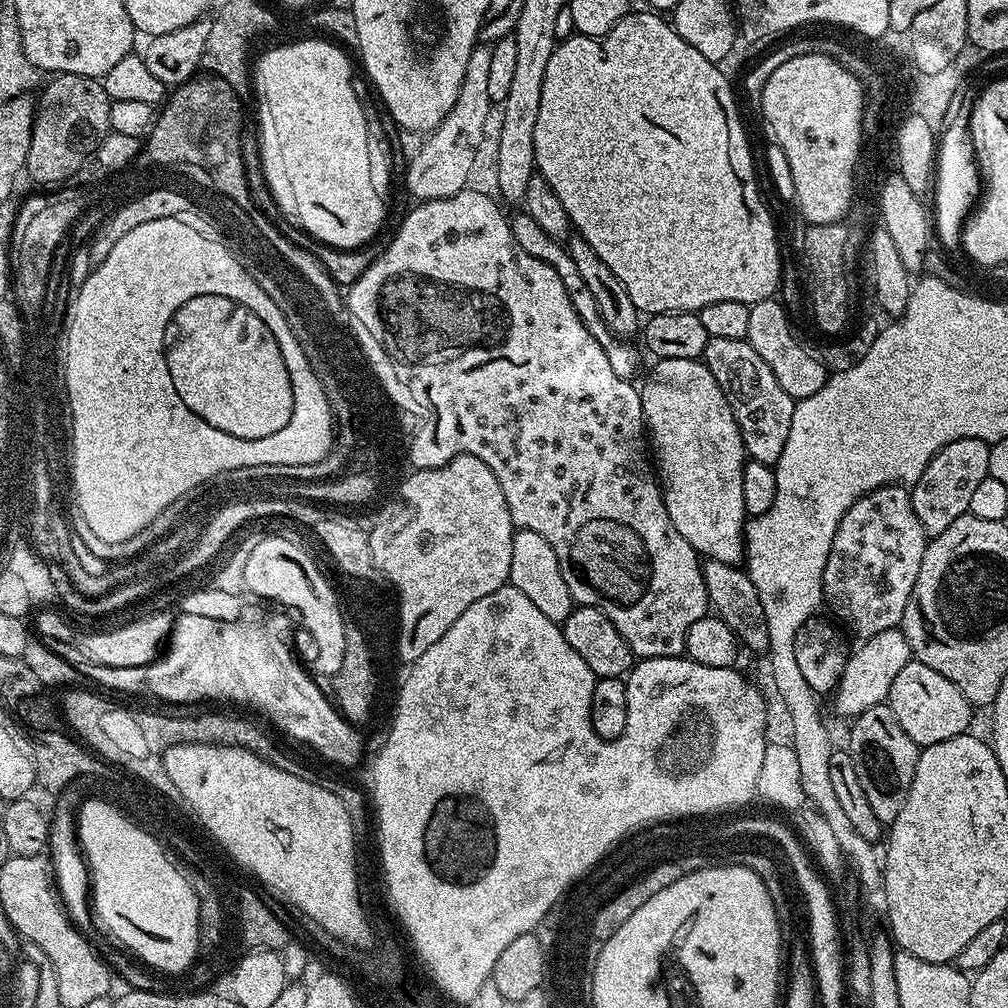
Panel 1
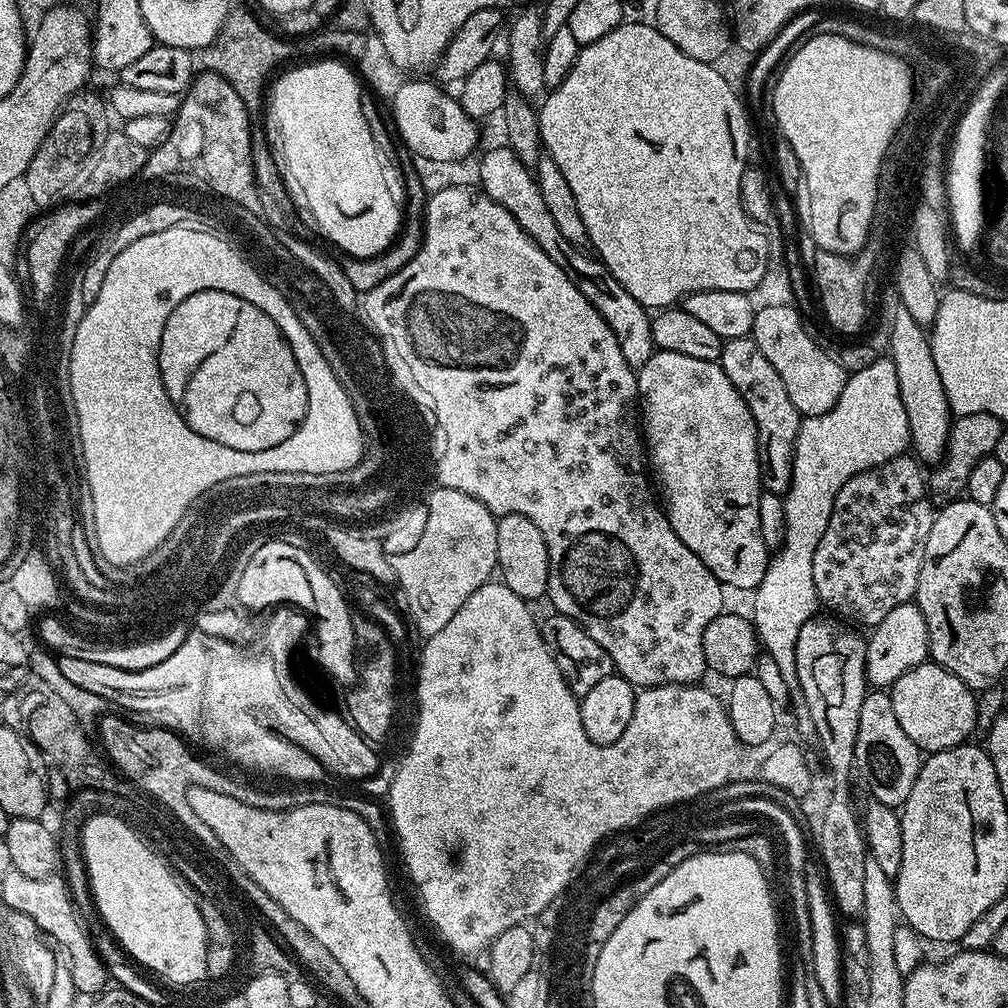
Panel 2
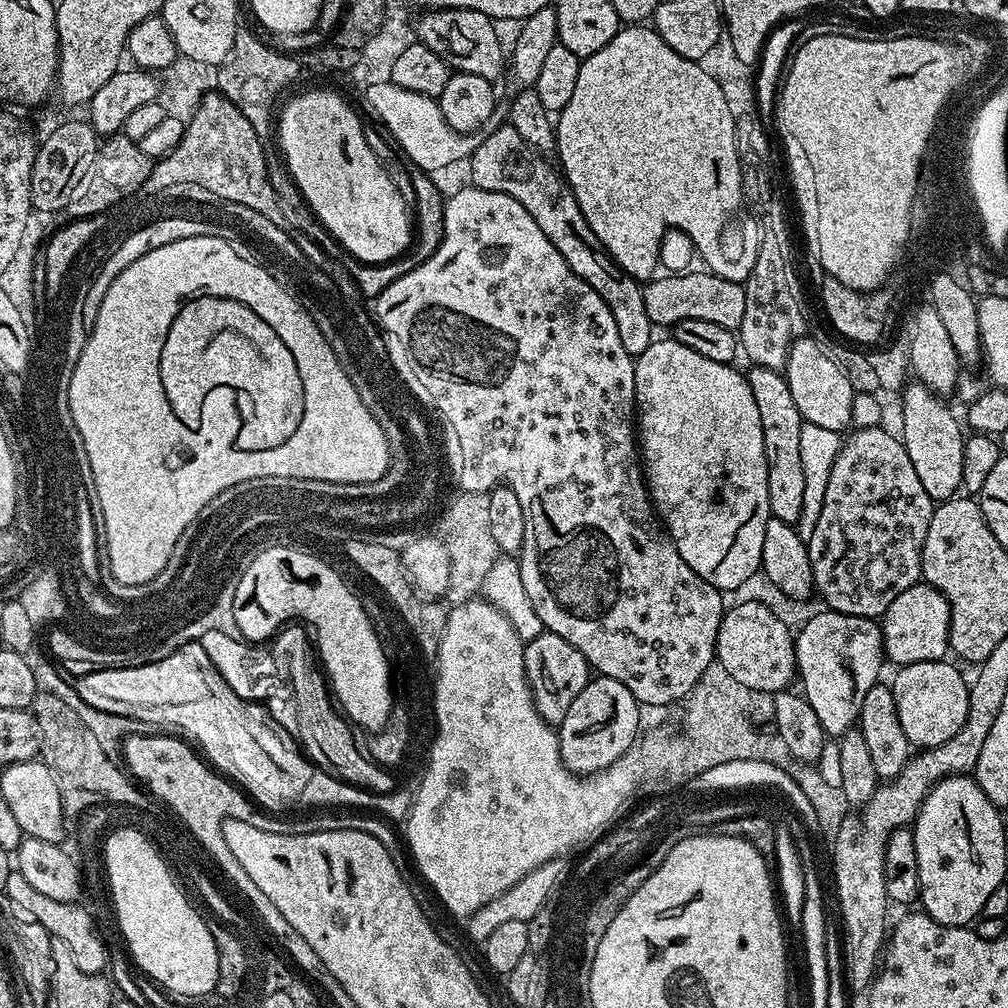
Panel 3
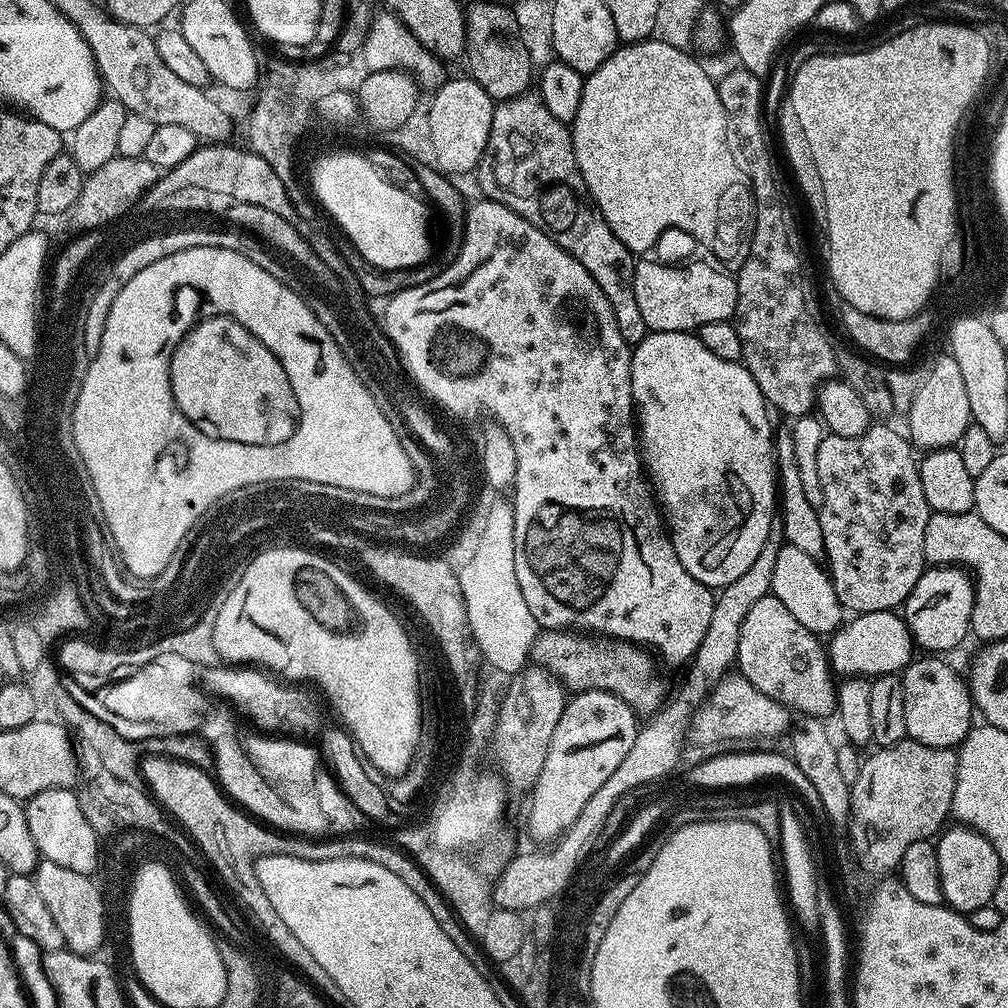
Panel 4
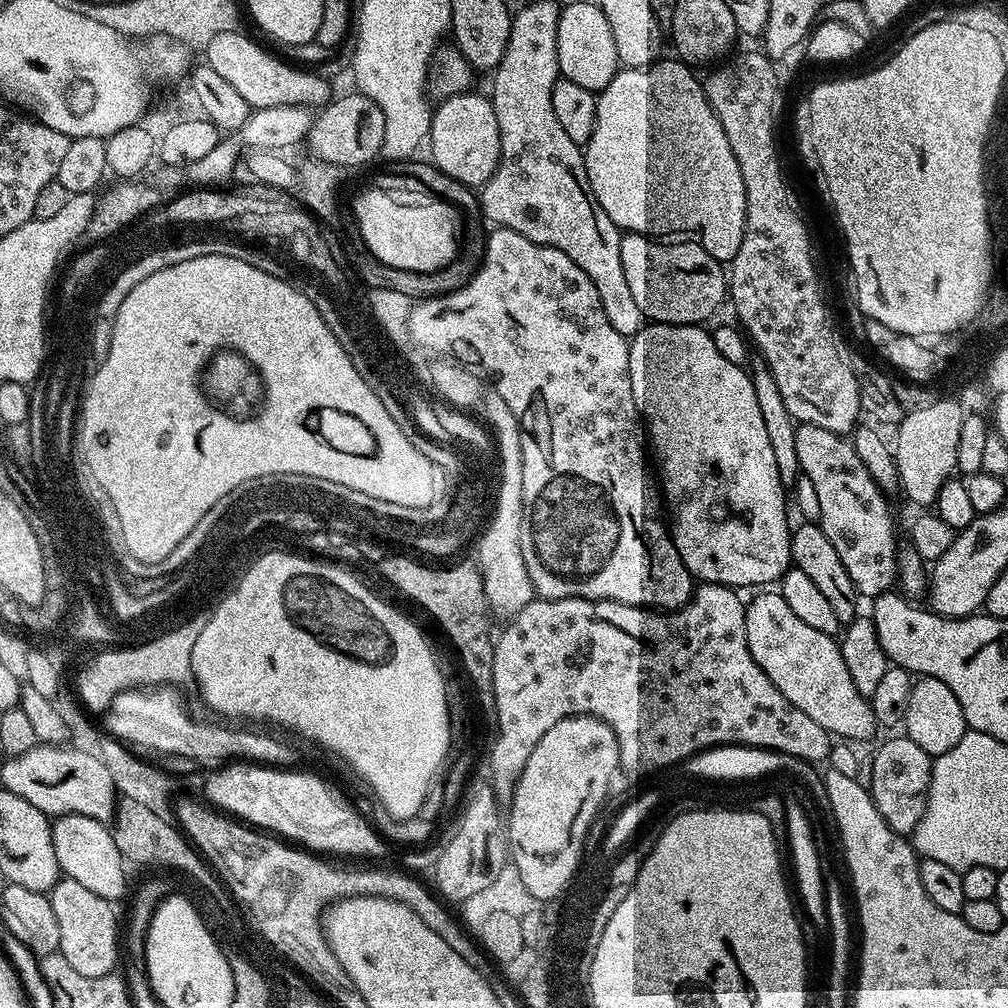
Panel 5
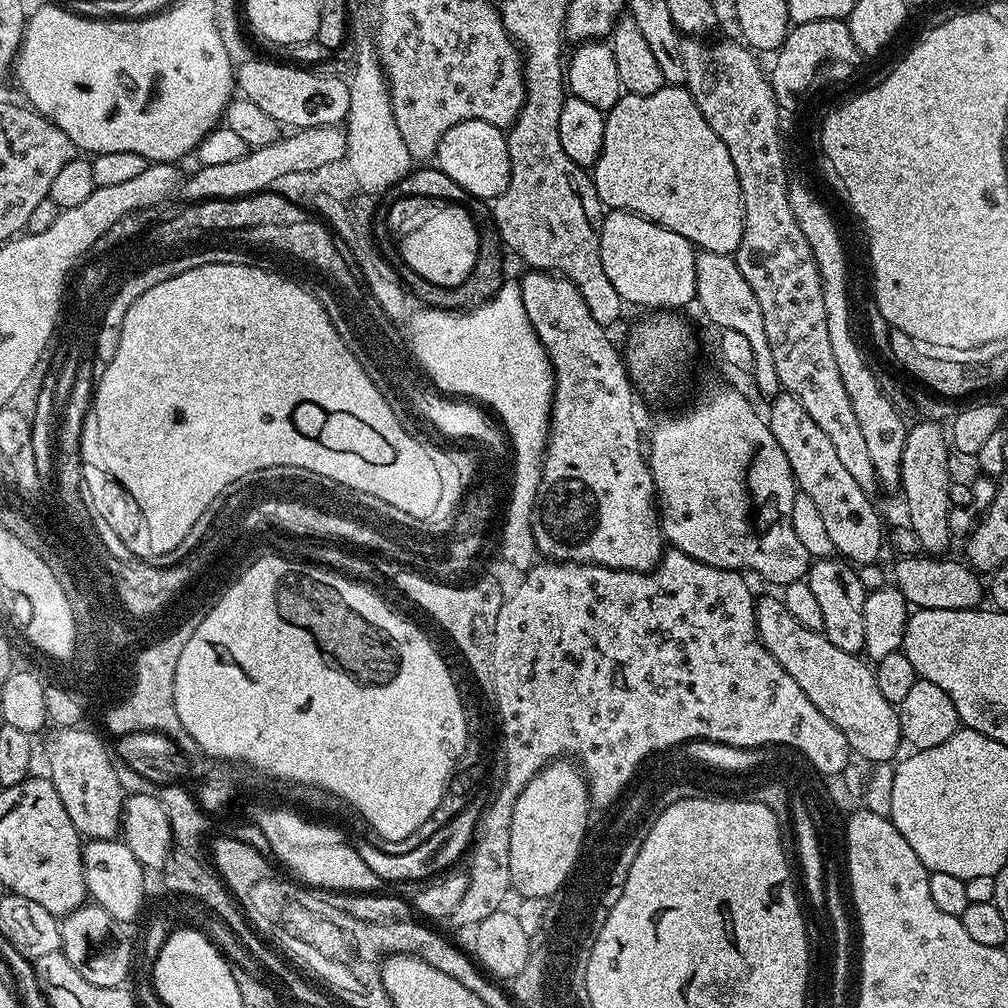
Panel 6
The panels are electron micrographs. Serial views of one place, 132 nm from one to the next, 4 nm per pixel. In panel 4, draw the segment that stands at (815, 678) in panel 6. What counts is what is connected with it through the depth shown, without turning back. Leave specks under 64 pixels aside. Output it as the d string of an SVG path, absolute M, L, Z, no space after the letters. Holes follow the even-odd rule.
M769 594L760 598L747 611L738 634L735 663L739 675L745 676L750 686L758 686L762 694L774 698L790 710L821 718L837 711L838 684L821 637L806 630L806 626L802 626L802 622L798 622L798 618L794 618L794 614L790 614L790 610L786 610L776 596Z

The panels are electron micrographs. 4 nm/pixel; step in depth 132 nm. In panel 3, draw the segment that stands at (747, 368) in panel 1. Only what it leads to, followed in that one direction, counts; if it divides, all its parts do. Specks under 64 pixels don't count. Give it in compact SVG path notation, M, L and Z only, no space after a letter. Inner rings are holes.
M755 366L749 369L746 375L750 394L754 394L754 403L758 405L758 418L762 418L762 446L766 450L770 510L775 519L796 526L800 523L802 494L806 490L802 449L798 447L798 441L802 438L802 426L806 421L794 403L794 394L790 394L790 386L784 379L783 371Z

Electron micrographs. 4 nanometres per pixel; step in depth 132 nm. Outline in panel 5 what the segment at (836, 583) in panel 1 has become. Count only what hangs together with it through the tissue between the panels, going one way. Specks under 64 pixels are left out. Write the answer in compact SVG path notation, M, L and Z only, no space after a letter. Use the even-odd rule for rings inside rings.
M800 422L795 425L793 440L799 471L810 478L818 494L818 523L826 538L830 538L830 546L838 550L838 558L842 558L842 566L846 566L846 574L850 574L850 582L854 582L857 593L861 597L875 598L889 591L898 580L896 524L888 509L889 497L872 477L869 480L844 480L844 484L840 484L836 480L836 472L826 474L826 470L820 470L822 466L816 462L822 460L816 460L816 456L810 454L810 438L814 434L813 424Z

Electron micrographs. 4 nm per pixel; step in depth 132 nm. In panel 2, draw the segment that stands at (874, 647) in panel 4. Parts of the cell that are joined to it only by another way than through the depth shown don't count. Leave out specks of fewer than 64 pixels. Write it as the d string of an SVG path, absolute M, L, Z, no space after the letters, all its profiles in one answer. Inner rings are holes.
M813 618L798 633L796 665L798 682L814 722L815 739L820 740L823 761L834 780L834 795L827 807L822 833L816 838L820 844L820 856L830 882L835 909L854 918L861 915L864 906L863 881L867 844L860 825L859 815L852 804L850 780L854 778L856 755L854 746L858 738L858 714L862 714L862 702L870 685L866 674L865 637L859 636L855 627L836 618ZM840 623L840 624L839 624ZM848 627L848 628L847 628ZM856 631L856 632L855 632Z

